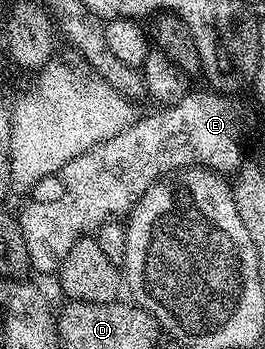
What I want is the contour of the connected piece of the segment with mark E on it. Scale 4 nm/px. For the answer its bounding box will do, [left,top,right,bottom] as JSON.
[17,91,248,274]

